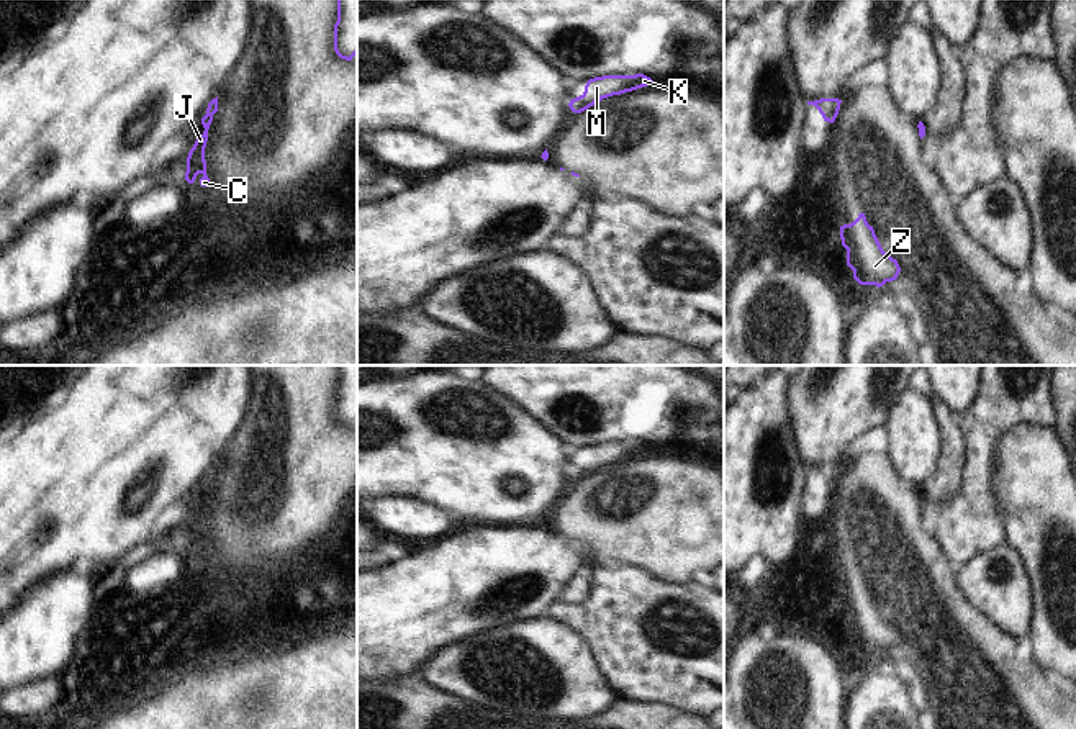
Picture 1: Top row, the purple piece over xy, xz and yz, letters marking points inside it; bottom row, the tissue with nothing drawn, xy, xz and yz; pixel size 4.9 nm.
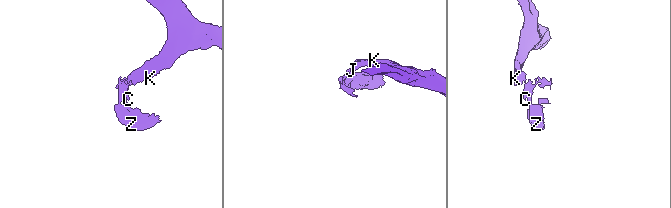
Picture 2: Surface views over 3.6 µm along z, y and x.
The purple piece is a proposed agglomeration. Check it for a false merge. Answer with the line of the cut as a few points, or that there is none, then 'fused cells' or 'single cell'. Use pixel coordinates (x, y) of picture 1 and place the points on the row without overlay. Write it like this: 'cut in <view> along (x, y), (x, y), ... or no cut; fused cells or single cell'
cut in xy along (207, 480), (212, 484); fused cells

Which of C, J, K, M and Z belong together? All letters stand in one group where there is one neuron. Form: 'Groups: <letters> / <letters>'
Groups: C J Z / K M

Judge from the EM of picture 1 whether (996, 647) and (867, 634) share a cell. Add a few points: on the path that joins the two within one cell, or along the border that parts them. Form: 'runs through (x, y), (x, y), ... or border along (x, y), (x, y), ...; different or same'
runs through (963, 647), (952, 647), (929, 634), (899, 634); same

